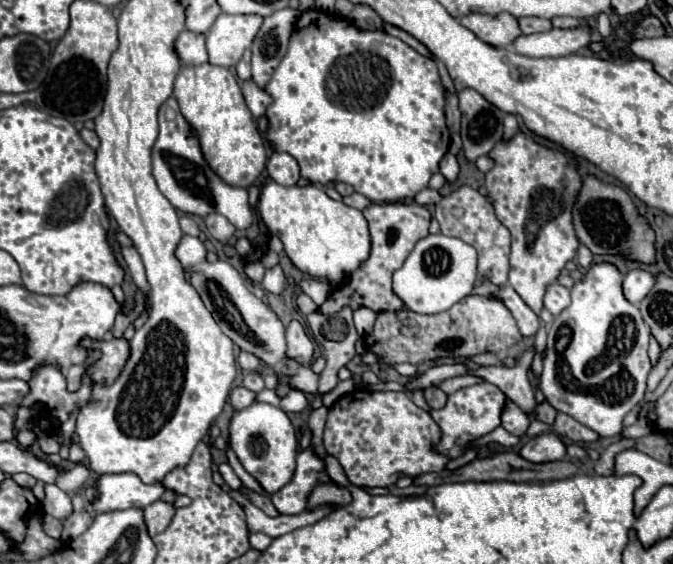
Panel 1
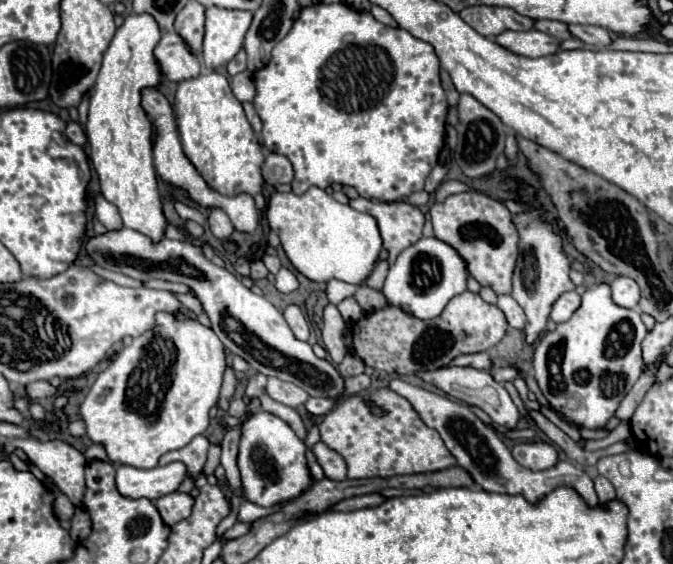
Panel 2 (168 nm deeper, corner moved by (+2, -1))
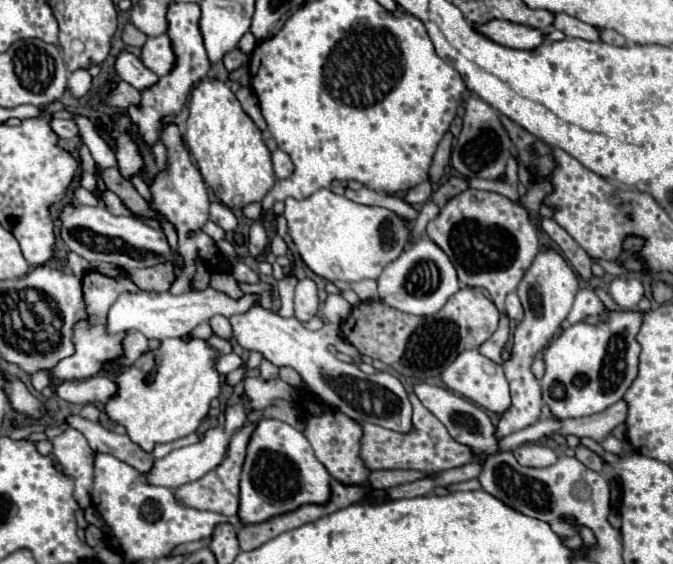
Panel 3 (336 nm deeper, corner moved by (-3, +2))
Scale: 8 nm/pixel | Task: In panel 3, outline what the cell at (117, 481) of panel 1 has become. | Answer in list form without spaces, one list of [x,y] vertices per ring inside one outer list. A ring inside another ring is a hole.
[[[236,403],[236,405],[228,407],[226,409],[226,421],[224,421],[224,425],[216,425],[216,427],[208,429],[198,443],[188,445],[188,447],[182,447],[182,449],[176,449],[170,455],[158,459],[154,463],[154,467],[152,467],[152,471],[146,475],[148,481],[154,483],[154,485],[176,489],[176,487],[180,487],[184,483],[190,483],[190,481],[196,481],[196,479],[204,477],[208,471],[216,469],[222,463],[222,459],[224,459],[224,455],[228,451],[228,445],[230,445],[232,435],[244,425],[244,421],[246,421],[246,411],[244,411],[242,403]]]

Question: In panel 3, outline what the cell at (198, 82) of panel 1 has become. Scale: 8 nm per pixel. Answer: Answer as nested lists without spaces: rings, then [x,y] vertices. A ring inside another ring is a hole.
[[[202,79],[190,93],[188,109],[186,143],[214,195],[230,209],[242,209],[250,203],[262,201],[276,183],[270,151],[262,141],[260,129],[242,111],[230,87],[218,79]]]

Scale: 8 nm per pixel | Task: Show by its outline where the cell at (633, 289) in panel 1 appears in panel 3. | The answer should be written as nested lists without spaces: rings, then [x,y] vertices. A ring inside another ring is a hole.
[[[616,277],[616,279],[612,279],[608,291],[610,291],[614,303],[620,307],[626,307],[626,309],[636,307],[644,295],[644,287],[636,277]]]

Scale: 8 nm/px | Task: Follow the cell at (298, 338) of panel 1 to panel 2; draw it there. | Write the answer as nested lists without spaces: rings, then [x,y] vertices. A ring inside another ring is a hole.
[[[287,306],[287,310],[283,312],[283,316],[285,316],[289,328],[293,330],[295,338],[307,342],[309,340],[309,324],[307,324],[303,312],[299,310],[299,306]]]

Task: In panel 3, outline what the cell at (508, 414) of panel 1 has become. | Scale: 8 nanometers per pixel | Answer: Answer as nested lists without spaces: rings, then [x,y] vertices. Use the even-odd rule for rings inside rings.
[[[470,349],[470,351],[462,351],[456,361],[446,367],[446,371],[442,373],[444,383],[448,385],[448,389],[472,399],[476,405],[494,411],[494,413],[504,413],[510,407],[510,389],[502,371],[502,365],[494,363],[492,359],[486,359],[478,349]]]

